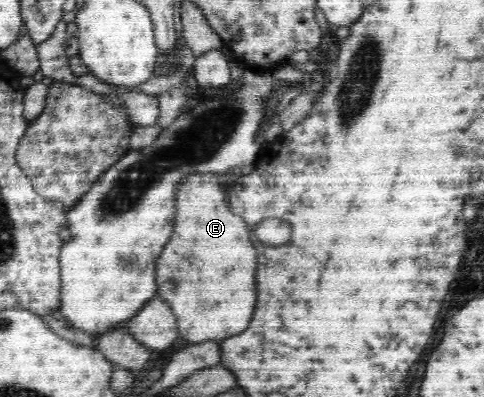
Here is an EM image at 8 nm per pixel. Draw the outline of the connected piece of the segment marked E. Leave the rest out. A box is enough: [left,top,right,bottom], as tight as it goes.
[156,173,257,345]

